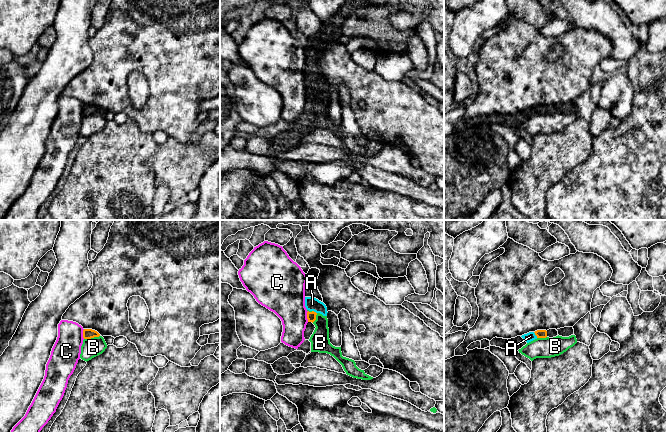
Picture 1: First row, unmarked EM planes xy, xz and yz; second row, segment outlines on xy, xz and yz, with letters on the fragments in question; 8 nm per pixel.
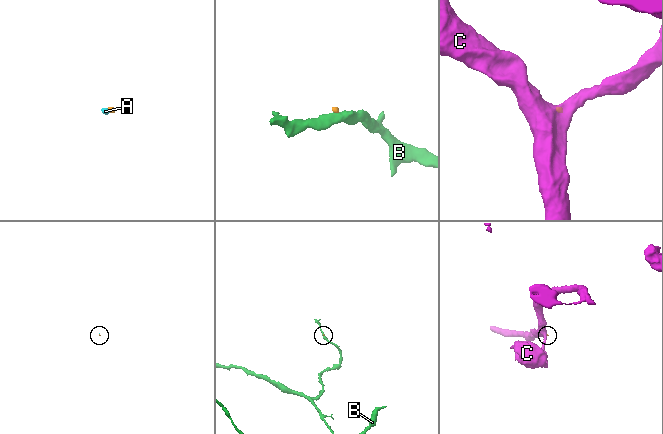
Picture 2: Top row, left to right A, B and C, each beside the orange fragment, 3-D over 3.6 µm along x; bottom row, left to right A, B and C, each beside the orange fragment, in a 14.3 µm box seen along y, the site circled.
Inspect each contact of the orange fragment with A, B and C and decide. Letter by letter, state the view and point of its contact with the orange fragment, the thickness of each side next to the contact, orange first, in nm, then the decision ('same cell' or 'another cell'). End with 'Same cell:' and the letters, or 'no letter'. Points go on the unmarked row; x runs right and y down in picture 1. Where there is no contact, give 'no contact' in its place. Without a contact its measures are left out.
A: contact yz (535, 110); calibres 60 and 70 nm; same cell
B: contact xy (91, 113); calibres 80 and 150 nm; another cell
C: contact xz (307, 92); calibres 80 and 320 nm; another cell
Same cell: A

